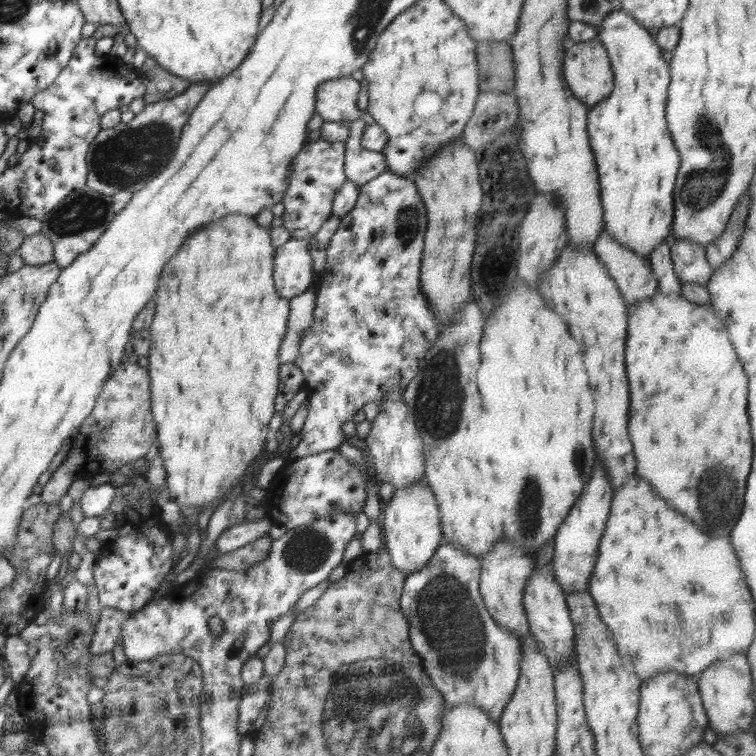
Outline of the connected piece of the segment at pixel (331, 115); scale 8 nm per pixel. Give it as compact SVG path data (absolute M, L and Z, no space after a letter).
M351 76L324 81L316 91L315 113L330 122L358 119L360 87L360 82Z

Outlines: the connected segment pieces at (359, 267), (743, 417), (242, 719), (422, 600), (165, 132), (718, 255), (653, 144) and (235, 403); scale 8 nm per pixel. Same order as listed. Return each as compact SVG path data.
M384 171L359 188L357 200L354 208L342 217L340 226L336 229L334 235L330 237L330 241L328 241L328 247L326 247L326 264L324 270L316 278L318 291L316 291L316 307L312 311L313 323L299 335L298 355L293 364L296 364L298 369L303 373L305 380L304 389L307 393L307 399L310 400L310 411L306 416L302 429L298 432L300 443L291 449L289 455L284 458L285 464L295 462L294 460L302 460L306 456L318 454L319 452L339 448L345 438L344 434L342 434L342 423L352 420L354 413L358 413L366 404L385 398L385 396L390 392L394 392L397 388L404 390L407 384L415 378L426 352L430 350L444 329L434 319L434 311L428 307L428 299L422 293L422 285L420 284L420 268L422 266L422 252L424 248L424 236L426 234L427 210L422 202L422 197L418 194L415 181L401 177L398 173L394 173L394 171Z
M657 290L652 297L636 301L627 307L627 342L625 349L625 366L629 382L628 434L636 456L636 470L639 478L648 480L668 505L676 506L684 516L692 518L694 524L710 536L730 535L736 521L739 520L745 505L745 488L751 472L753 454L750 422L748 422L748 376L739 362L735 349L725 331L720 317L714 313L712 305L699 305L690 302L683 295L670 296Z
M263 674L260 680L254 684L245 686L245 693L242 695L238 707L238 734L240 740L246 738L248 734L253 734L253 722L260 716L262 707L266 704L266 699L271 695L271 681Z
M442 540L422 569L408 573L399 606L409 624L410 643L420 655L432 684L442 693L445 708L474 703L474 707L486 709L488 715L499 722L520 677L521 641L510 629L498 625L488 613L479 593L480 575L480 558L466 553L464 547Z
M208 81L192 83L179 96L147 104L130 122L101 130L90 143L85 158L88 165L86 186L111 197L121 190L135 193L146 186L174 156L186 121L211 85Z
M746 189L742 200L738 199L738 203L734 205L734 211L732 211L722 235L716 237L716 241L708 243L708 247L705 248L708 264L712 266L713 270L720 268L736 252L738 242L746 232L748 210L750 210L750 193Z
M614 8L606 15L606 19L602 21L602 25L597 28L597 36L600 42L606 48L609 61L611 62L612 72L614 73L614 88L610 95L603 101L596 104L588 111L587 116L587 132L590 137L590 146L593 150L597 168L597 174L599 178L600 186L600 200L603 208L603 220L605 222L606 231L610 235L614 236L614 239L618 243L624 245L624 247L630 247L634 253L650 258L650 253L668 237L668 233L671 230L674 218L674 188L676 182L676 176L678 176L678 170L680 168L680 155L678 150L674 146L674 139L672 139L668 123L666 122L666 106L667 106L667 90L670 84L669 63L662 58L662 48L658 45L655 35L651 33L649 29L642 26L630 13L624 11L622 8Z
M232 213L223 216L220 220L210 221L202 225L202 228L186 238L182 248L176 251L170 262L160 271L158 288L154 299L156 300L156 312L152 324L148 330L151 337L148 364L151 412L156 426L156 440L159 444L159 452L162 457L164 469L166 469L168 496L170 500L182 506L201 506L205 509L212 502L222 503L228 499L227 494L232 486L240 483L243 486L245 471L266 444L266 438L270 428L268 423L274 416L274 404L278 392L279 369L281 361L278 359L279 349L288 331L288 316L290 316L289 300L280 296L273 281L273 260L276 249L272 244L270 232L255 221L252 215Z

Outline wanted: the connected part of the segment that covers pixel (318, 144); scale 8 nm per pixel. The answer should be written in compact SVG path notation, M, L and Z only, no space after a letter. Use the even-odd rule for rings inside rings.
M320 138L316 142L305 144L296 155L292 163L290 183L282 199L284 212L281 218L290 238L312 240L322 224L331 217L334 197L346 181L345 154L346 146L342 141L326 141Z

